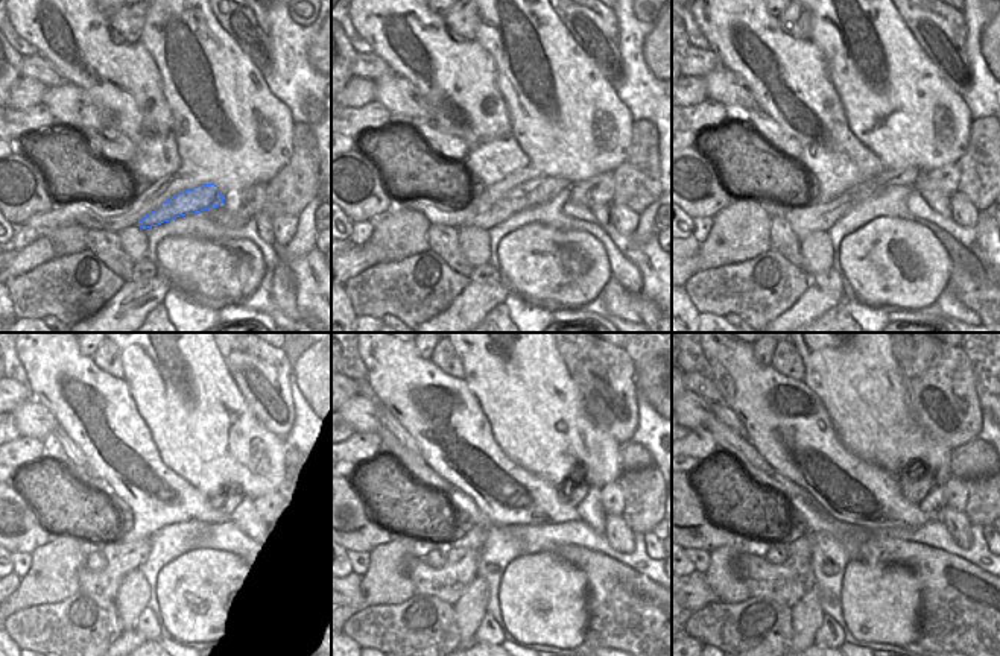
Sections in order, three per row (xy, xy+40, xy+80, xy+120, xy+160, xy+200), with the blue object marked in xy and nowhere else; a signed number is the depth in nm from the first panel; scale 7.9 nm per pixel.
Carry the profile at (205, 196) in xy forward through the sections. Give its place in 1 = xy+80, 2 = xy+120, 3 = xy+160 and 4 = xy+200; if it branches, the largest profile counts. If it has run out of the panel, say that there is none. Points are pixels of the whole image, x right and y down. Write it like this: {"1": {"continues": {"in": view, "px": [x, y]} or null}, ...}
{"1": {"continues": {"in": "xy+80", "px": [815, 216]}}, "2": {"continues": {"in": "xy+120", "px": [123, 559]}}, "3": {"continues": {"in": "xy+160", "px": [449, 583]}}, "4": {"continues": {"in": "xy+200", "px": [787, 583]}}}

